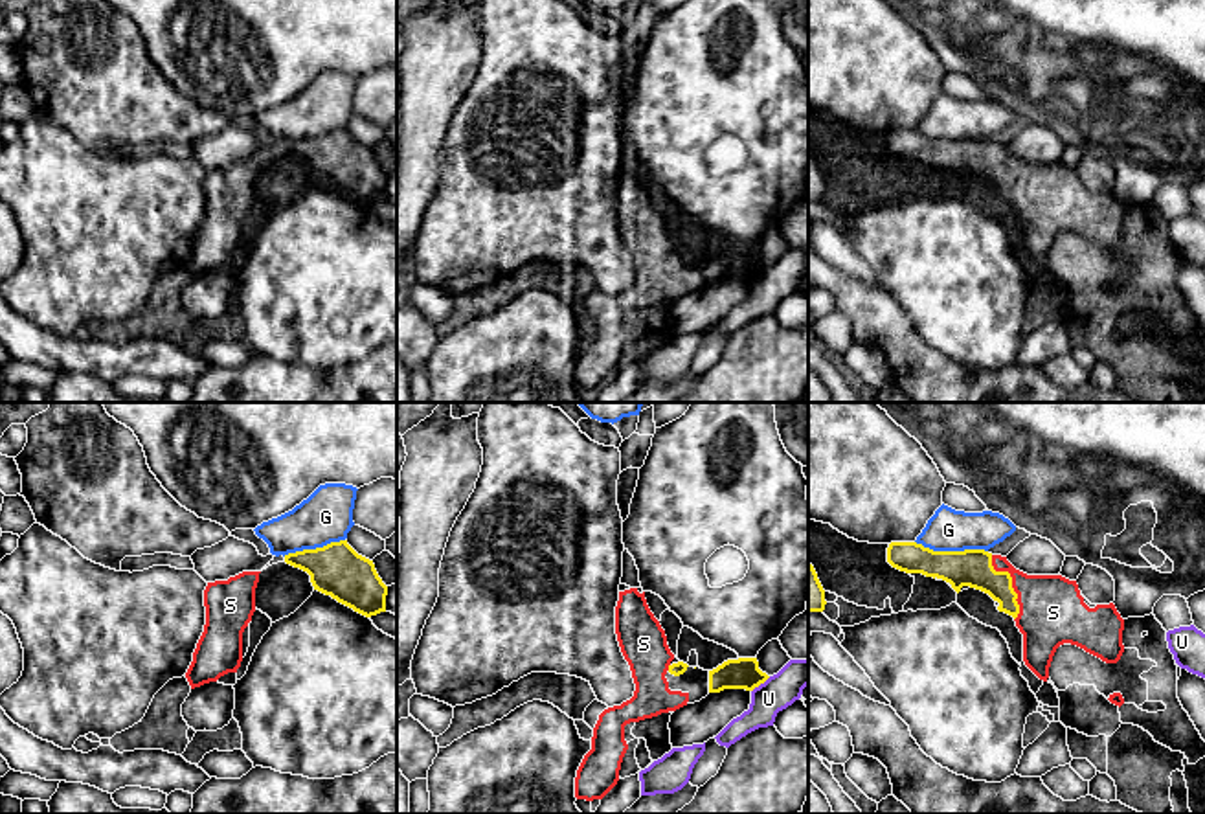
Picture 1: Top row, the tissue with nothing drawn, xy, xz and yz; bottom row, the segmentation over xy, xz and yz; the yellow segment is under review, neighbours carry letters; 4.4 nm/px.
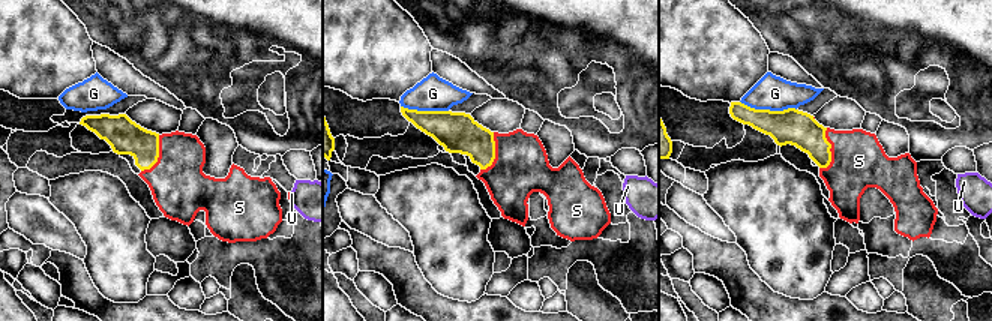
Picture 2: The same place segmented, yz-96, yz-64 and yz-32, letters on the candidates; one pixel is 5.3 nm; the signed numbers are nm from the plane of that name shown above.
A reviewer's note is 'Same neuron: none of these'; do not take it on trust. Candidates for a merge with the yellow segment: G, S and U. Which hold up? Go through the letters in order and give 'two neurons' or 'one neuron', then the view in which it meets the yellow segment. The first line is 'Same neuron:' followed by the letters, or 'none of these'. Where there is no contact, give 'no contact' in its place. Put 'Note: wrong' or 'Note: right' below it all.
Same neuron: S
G: two neurons | yz
S: one neuron | yz
U: two neurons | xz
Note: wrong

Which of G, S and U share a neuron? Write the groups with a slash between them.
G / S / U

